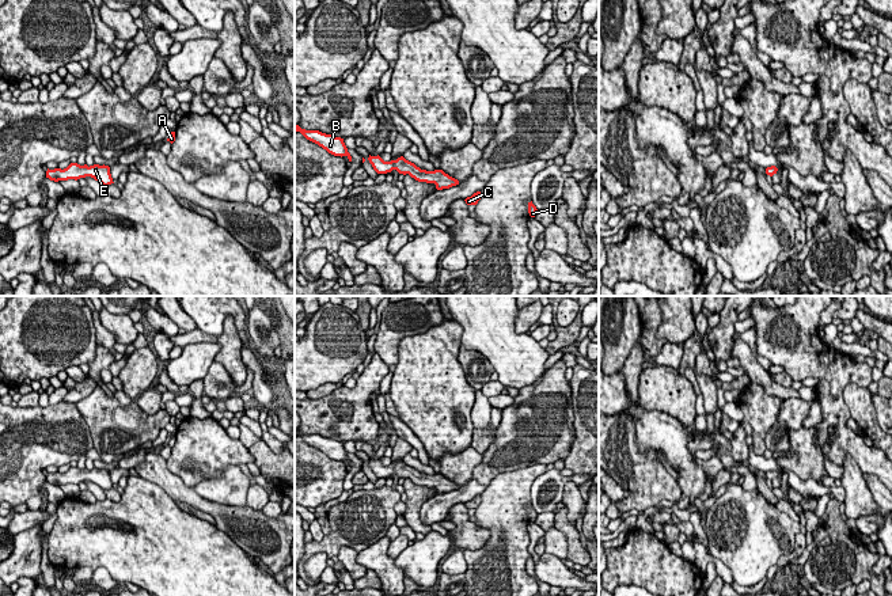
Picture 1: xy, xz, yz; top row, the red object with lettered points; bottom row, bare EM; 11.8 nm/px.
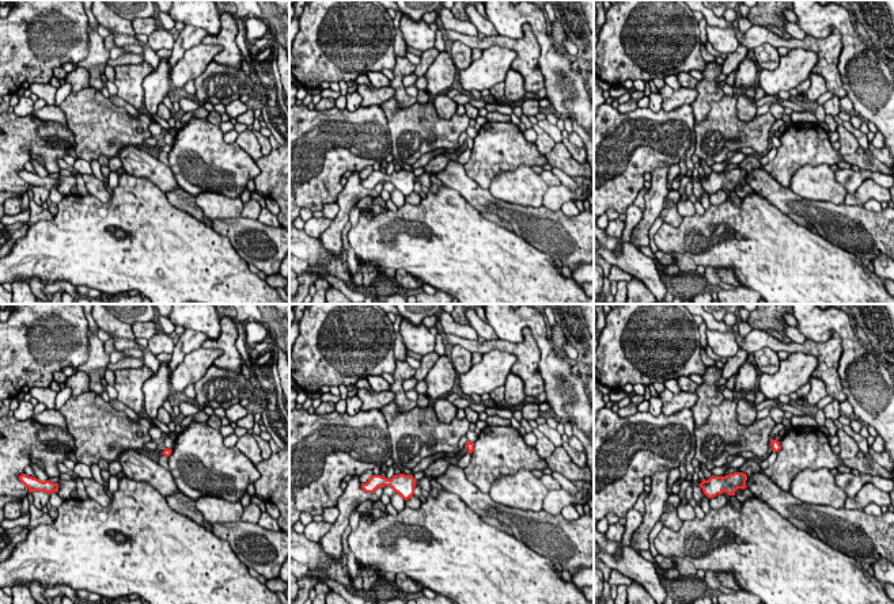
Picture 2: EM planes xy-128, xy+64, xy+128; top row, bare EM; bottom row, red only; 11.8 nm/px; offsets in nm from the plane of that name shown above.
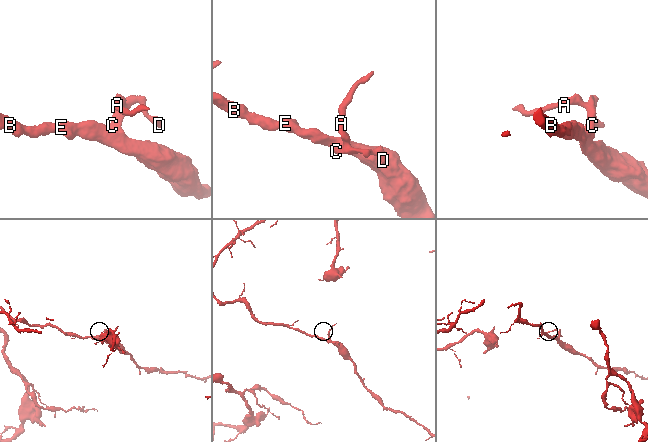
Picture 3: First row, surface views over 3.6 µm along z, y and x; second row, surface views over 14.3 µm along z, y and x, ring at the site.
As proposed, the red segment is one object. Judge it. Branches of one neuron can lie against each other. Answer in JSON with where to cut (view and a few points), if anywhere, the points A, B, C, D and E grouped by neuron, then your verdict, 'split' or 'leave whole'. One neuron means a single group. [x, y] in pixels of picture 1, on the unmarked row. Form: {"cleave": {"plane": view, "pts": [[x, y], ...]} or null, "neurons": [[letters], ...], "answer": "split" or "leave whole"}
{"cleave": null, "neurons": [["A", "B", "C", "D", "E"]], "answer": "leave whole"}

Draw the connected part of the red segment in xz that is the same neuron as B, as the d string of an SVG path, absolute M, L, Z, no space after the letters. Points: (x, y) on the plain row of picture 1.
M296 429L296 436L300 436L307 444L318 448L329 458L334 460L341 460L341 462L346 460L349 466L352 466L352 460L348 456L343 443L335 441L333 439L326 439L319 434L305 434L305 433L301 433L299 429Z

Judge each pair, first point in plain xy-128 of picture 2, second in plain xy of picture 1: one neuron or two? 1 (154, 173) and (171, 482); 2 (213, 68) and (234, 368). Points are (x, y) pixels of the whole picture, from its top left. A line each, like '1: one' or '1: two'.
1: one
2: two

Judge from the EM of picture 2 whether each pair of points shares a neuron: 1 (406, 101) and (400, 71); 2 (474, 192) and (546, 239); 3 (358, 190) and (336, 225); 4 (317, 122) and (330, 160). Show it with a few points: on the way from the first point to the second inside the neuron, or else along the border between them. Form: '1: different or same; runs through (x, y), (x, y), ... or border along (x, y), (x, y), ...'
1: same; runs through (401, 94), (398, 78)
2: same; runs through (492, 204), (529, 223)
3: same; runs through (349, 198), (345, 202), (343, 217)
4: same; runs through (317, 132), (317, 145), (321, 151)

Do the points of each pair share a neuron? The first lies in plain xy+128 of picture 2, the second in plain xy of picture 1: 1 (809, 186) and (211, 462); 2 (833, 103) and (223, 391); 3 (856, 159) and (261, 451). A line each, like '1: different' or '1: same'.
1: different
2: different
3: same

